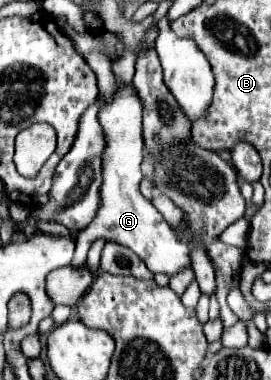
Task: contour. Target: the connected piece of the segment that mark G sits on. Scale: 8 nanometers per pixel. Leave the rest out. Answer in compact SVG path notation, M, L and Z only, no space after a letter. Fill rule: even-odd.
M116 81L116 93L110 103L104 103L98 111L98 123L104 131L106 147L102 151L102 185L100 185L100 205L94 221L82 229L76 237L76 253L72 267L80 269L86 263L86 253L96 239L114 239L120 245L132 249L150 271L180 271L190 267L188 251L190 245L180 243L174 229L164 223L158 209L140 193L142 171L140 163L144 159L142 141L142 101L132 83Z

